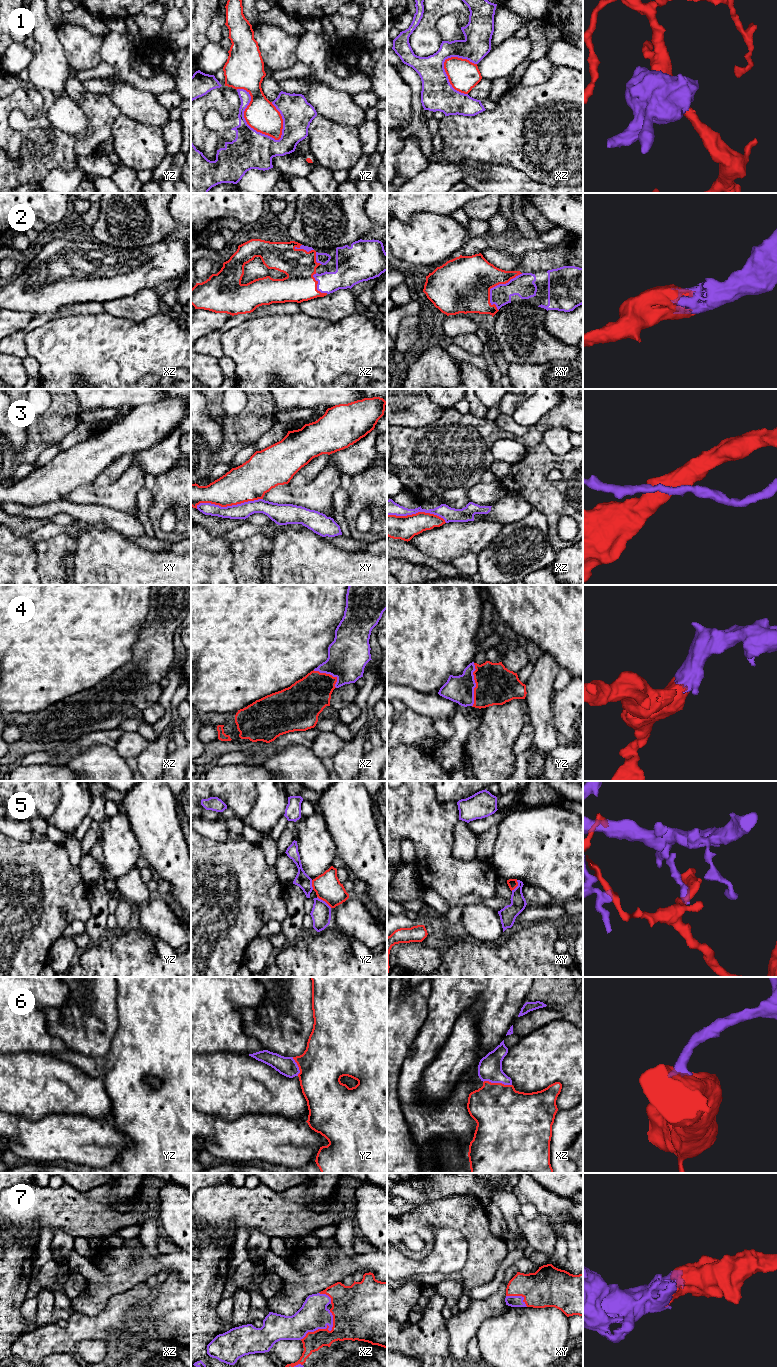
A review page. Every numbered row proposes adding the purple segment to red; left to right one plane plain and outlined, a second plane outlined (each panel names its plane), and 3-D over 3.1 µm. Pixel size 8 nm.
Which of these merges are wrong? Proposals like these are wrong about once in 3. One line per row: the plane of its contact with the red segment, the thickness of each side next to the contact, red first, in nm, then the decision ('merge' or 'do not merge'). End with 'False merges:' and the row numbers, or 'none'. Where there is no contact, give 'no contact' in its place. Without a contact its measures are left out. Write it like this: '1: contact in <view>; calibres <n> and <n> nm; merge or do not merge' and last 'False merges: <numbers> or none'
1: contact in yz; calibres 260 and 280 nm; do not merge
2: contact in xy; calibres 380 and 180 nm; merge
3: contact in xy; calibres 300 and 130 nm; do not merge
4: contact in yz; calibres 320 and 220 nm; merge
5: contact in yz; calibres 220 and 160 nm; do not merge
6: contact in xz; calibres 440 and 190 nm; merge
7: contact in xz; calibres 360 and 240 nm; merge
False merges: 1, 3, 5

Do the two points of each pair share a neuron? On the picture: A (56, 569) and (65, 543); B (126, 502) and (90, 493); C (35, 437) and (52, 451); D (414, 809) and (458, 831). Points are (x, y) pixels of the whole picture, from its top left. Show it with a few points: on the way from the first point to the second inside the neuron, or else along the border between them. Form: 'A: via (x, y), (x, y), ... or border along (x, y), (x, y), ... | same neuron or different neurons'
A: via (56, 563), (56, 552), (59, 549) | same neuron
B: via (117, 496), (99, 496) | same neuron
C: border along (57, 443), (48, 446), (34, 461) | different neurons
D: border along (458, 819), (453, 829), (453, 847), (451, 852) | different neurons

